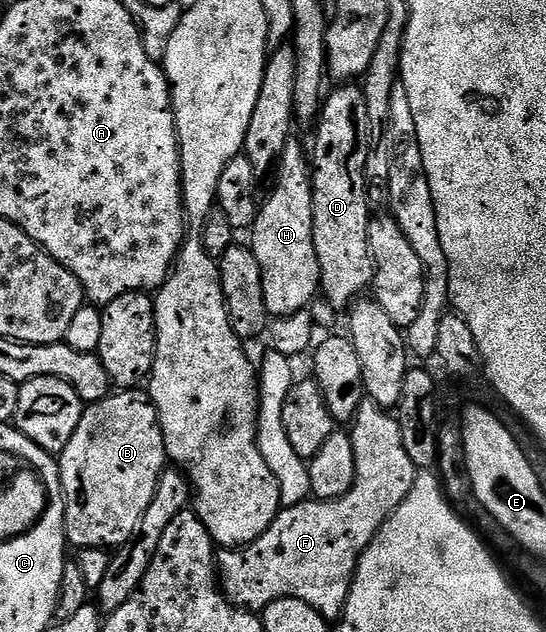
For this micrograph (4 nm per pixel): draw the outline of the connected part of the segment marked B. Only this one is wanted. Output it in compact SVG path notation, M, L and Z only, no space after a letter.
M121 389L81 412L79 429L59 453L65 494L65 537L73 549L116 549L141 523L159 477L167 469L165 442L153 399L145 389Z

